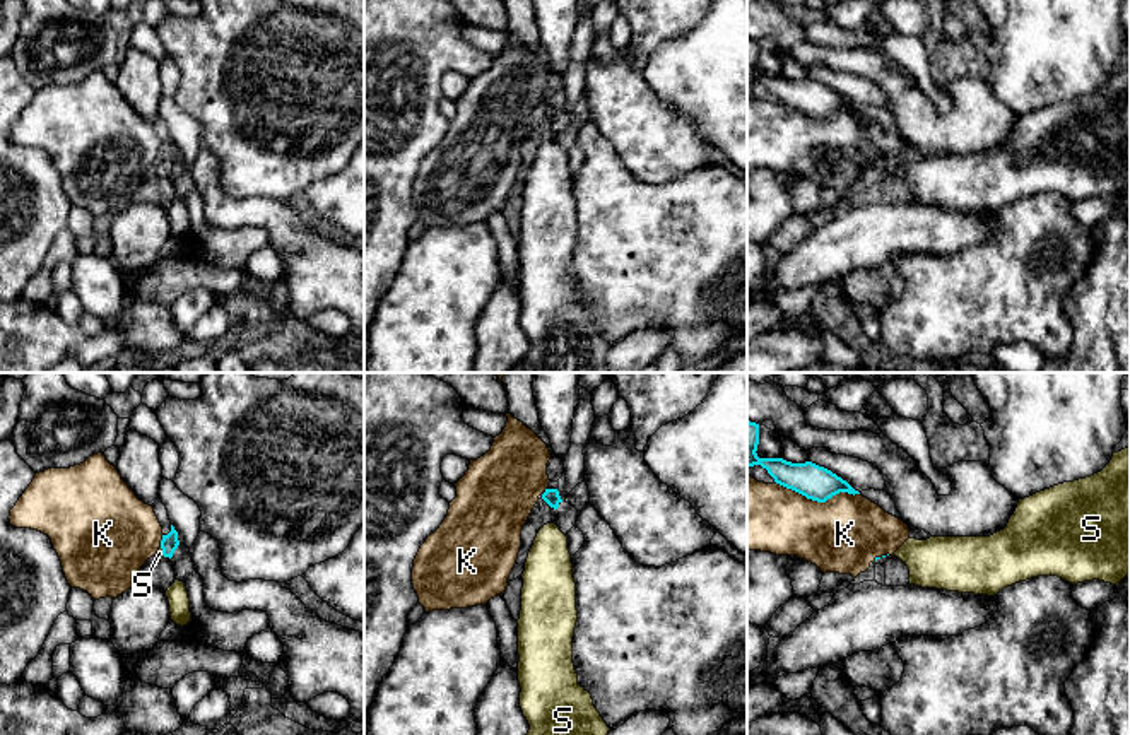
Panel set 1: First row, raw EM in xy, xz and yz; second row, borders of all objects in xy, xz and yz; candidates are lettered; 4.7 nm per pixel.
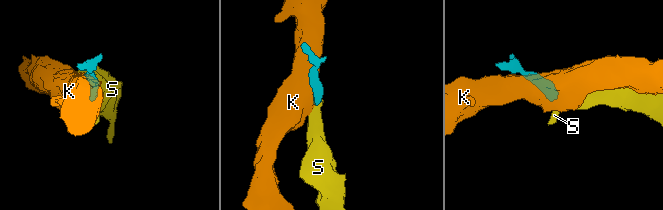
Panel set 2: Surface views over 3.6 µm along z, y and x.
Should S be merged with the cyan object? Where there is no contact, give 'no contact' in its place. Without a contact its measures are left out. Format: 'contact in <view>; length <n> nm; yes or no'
contact in xy; length 80 nm; yes

